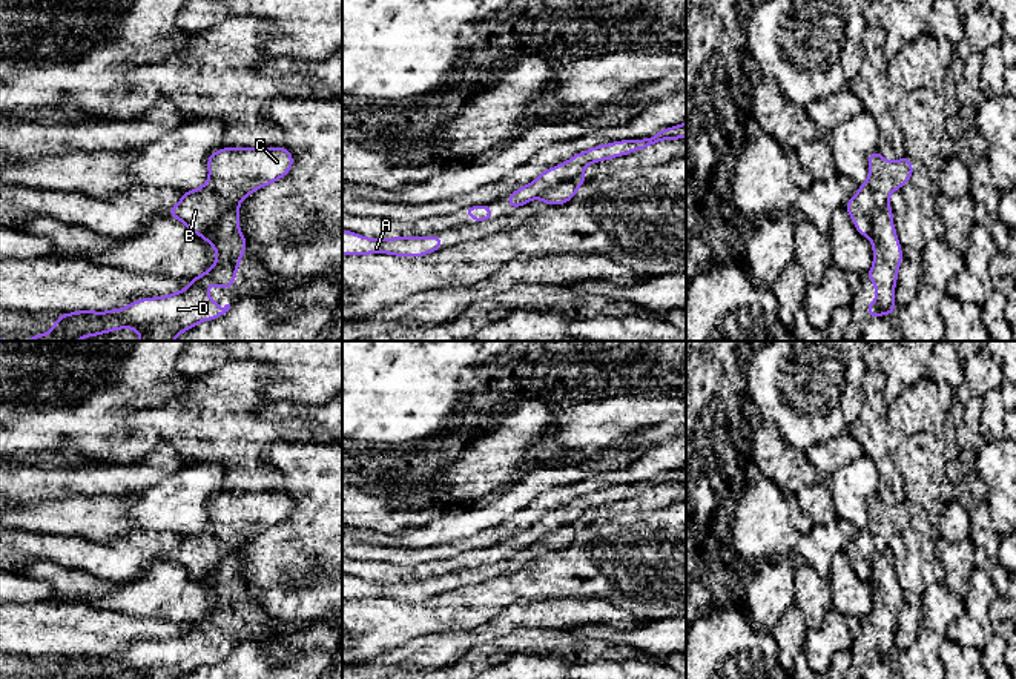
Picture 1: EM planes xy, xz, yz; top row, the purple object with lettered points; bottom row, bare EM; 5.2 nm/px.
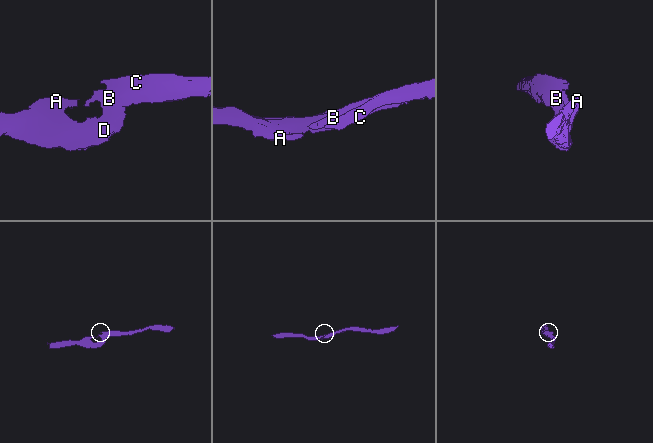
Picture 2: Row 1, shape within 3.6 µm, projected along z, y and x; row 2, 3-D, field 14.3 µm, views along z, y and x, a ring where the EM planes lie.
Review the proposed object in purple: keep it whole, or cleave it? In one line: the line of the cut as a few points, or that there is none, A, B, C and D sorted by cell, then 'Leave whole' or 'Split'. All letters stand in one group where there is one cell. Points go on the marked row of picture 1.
Split along xy (237, 206), (226, 211), (207, 231), (198, 234). Groups: A D / B C. Split

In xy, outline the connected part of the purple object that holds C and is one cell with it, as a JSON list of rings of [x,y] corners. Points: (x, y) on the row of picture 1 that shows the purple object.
[[[221,147],[207,157],[209,178],[198,187],[183,194],[181,200],[167,210],[167,215],[186,224],[192,234],[204,234],[212,229],[219,217],[236,209],[242,200],[256,189],[266,187],[293,167],[293,155],[289,149],[279,147]]]

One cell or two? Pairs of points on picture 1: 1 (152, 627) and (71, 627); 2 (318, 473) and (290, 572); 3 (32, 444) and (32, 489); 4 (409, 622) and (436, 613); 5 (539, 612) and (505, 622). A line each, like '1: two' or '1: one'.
1: one
2: one
3: two
4: one
5: one

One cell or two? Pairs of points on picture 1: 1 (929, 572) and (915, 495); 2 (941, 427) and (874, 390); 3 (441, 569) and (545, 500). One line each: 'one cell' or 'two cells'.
1: one cell
2: two cells
3: two cells

